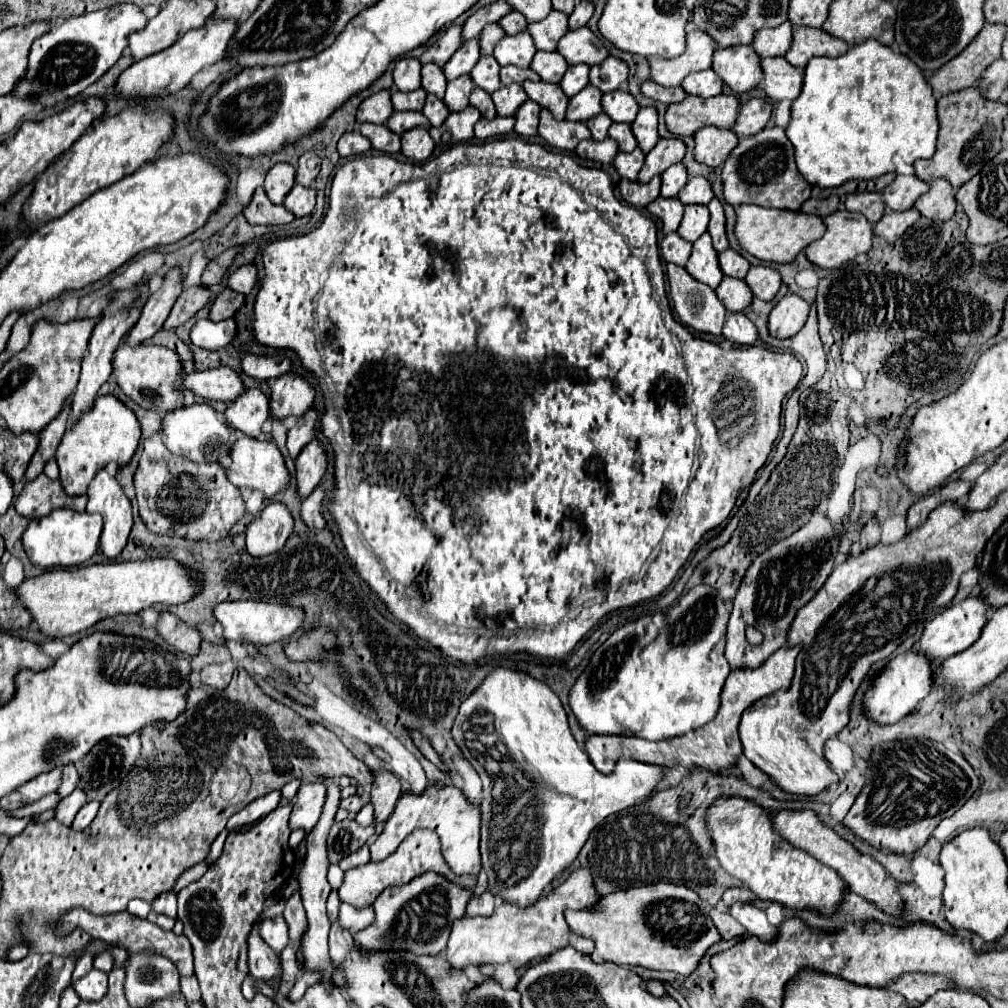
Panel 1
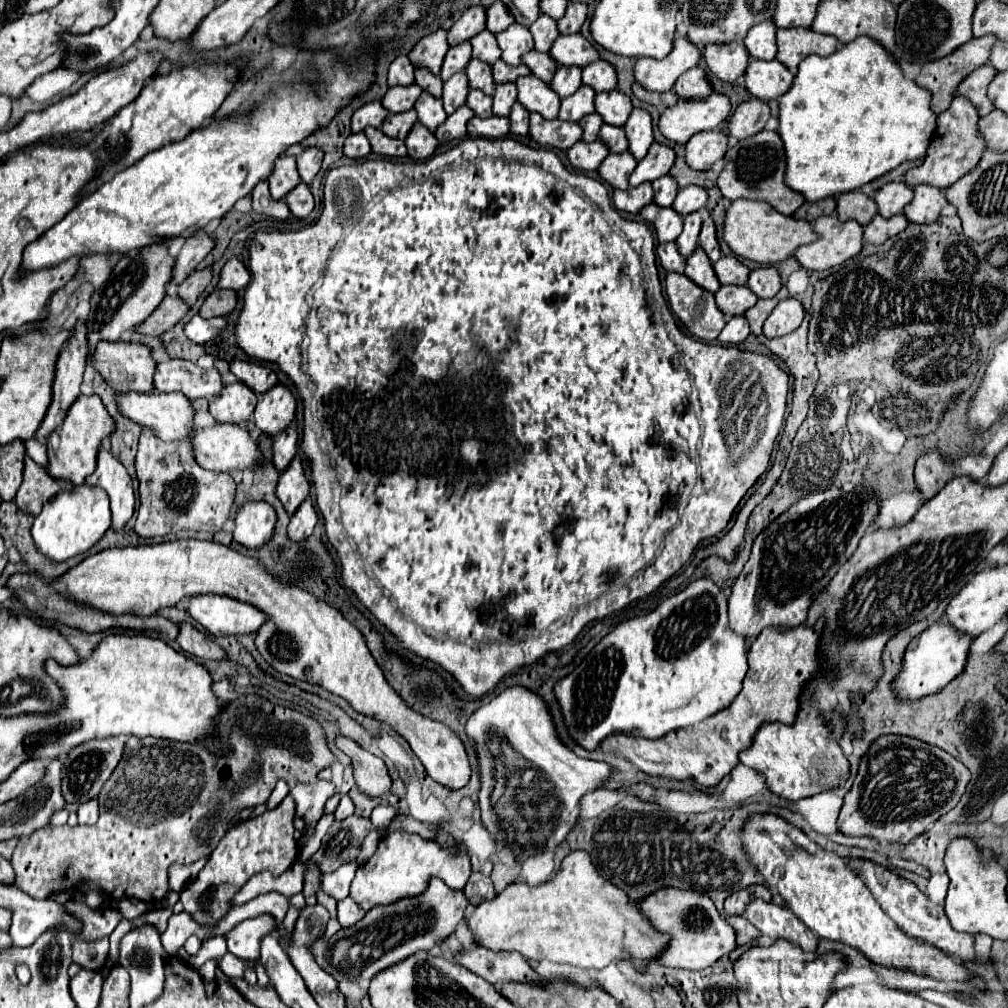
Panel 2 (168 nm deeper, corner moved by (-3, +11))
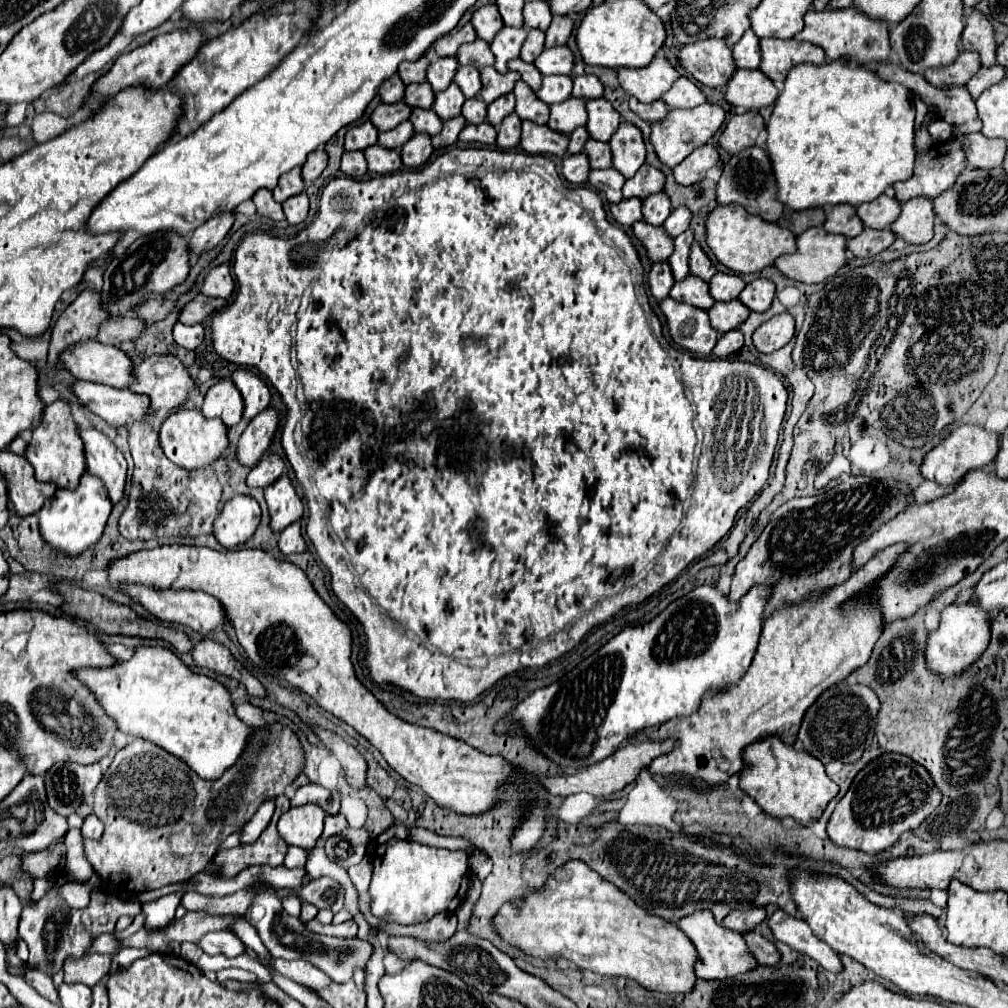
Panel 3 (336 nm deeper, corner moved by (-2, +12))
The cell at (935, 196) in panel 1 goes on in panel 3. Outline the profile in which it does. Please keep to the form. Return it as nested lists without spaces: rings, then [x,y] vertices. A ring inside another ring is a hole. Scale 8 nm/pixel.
[[[913,198],[903,204],[899,218],[889,226],[897,238],[917,246],[933,238],[933,202],[929,198]]]

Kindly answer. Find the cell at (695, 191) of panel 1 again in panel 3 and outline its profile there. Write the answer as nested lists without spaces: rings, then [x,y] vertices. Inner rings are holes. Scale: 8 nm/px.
[[[673,210],[671,216],[665,220],[663,228],[665,228],[667,236],[677,238],[681,232],[685,232],[689,228],[689,220],[691,220],[689,210]]]

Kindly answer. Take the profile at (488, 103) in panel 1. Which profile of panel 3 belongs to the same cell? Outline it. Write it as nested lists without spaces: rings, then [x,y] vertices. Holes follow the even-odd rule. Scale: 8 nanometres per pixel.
[[[481,98],[465,100],[461,114],[469,124],[481,124],[485,120],[485,114],[487,114],[487,104],[481,102]]]

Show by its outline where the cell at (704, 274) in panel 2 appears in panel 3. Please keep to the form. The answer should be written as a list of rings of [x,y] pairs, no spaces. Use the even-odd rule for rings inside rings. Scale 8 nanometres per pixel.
[[[689,276],[681,282],[675,282],[675,286],[671,288],[671,298],[701,310],[709,310],[715,304],[713,298],[709,298],[707,282],[697,282],[697,278],[689,278]]]

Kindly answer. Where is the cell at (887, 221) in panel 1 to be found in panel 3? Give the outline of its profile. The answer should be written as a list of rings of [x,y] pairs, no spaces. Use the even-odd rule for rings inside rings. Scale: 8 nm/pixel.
[[[889,228],[885,230],[863,230],[857,238],[847,242],[847,250],[855,256],[855,258],[869,258],[875,256],[879,252],[883,252],[885,248],[889,248],[893,244],[893,234]]]

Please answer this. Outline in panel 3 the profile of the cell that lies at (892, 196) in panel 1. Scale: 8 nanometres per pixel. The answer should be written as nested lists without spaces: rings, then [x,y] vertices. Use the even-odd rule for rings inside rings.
[[[883,194],[881,198],[877,198],[877,202],[859,204],[855,210],[865,228],[883,230],[883,228],[889,228],[897,220],[901,212],[901,204],[895,198],[889,198]]]

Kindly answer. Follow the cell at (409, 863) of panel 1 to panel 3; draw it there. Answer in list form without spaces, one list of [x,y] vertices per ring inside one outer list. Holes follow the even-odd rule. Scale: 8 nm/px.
[[[395,838],[375,850],[372,866],[369,886],[369,894],[373,898],[371,912],[381,920],[399,924],[419,924],[431,920],[443,910],[457,910],[467,896],[471,880],[467,874],[465,852],[431,848],[419,842],[403,842]]]

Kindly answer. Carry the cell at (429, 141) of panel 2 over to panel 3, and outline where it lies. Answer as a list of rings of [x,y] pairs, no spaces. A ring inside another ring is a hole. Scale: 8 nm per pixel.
[[[413,134],[413,138],[401,146],[401,162],[405,168],[419,168],[429,160],[431,152],[431,138],[427,134]]]

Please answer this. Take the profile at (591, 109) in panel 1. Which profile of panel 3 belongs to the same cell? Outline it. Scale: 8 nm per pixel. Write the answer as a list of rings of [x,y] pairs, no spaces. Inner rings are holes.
[[[569,98],[561,104],[553,104],[549,106],[549,110],[551,110],[551,116],[547,126],[559,134],[571,134],[575,128],[585,126],[587,122],[585,100],[579,100],[579,98]]]

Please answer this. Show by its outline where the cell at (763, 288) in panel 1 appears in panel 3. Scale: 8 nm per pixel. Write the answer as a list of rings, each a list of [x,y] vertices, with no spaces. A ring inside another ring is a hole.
[[[759,278],[743,288],[743,292],[739,294],[739,300],[751,312],[765,312],[765,310],[769,310],[773,296],[775,296],[775,284],[771,280]]]

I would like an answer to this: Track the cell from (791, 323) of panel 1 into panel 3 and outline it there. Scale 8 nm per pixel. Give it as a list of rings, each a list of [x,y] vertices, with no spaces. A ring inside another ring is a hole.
[[[783,312],[773,316],[769,322],[761,324],[753,332],[753,344],[759,352],[771,354],[779,348],[783,348],[795,334],[795,320],[791,314]]]

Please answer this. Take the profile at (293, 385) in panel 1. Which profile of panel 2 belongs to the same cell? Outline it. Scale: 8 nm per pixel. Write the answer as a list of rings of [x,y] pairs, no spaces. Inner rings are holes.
[[[278,383],[270,391],[258,397],[254,423],[258,429],[270,435],[276,435],[278,431],[284,431],[292,423],[296,407],[298,407],[298,401],[294,391],[288,385]]]

